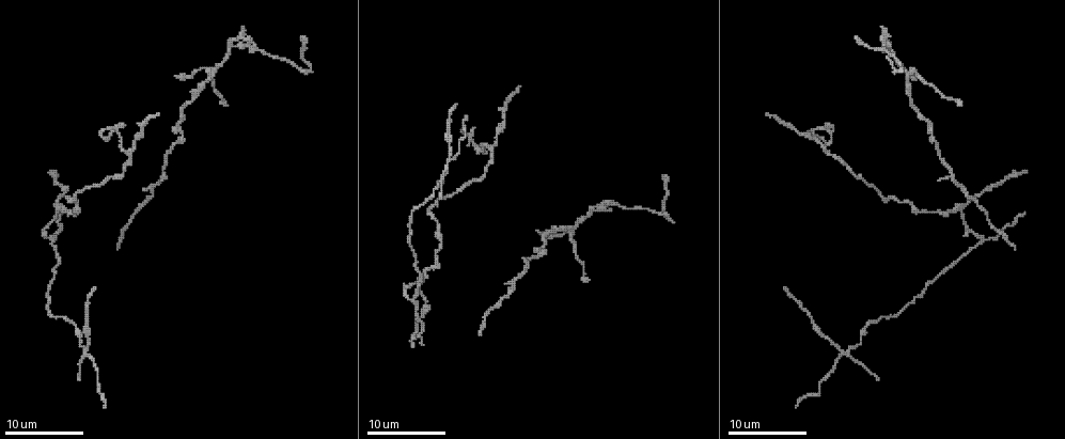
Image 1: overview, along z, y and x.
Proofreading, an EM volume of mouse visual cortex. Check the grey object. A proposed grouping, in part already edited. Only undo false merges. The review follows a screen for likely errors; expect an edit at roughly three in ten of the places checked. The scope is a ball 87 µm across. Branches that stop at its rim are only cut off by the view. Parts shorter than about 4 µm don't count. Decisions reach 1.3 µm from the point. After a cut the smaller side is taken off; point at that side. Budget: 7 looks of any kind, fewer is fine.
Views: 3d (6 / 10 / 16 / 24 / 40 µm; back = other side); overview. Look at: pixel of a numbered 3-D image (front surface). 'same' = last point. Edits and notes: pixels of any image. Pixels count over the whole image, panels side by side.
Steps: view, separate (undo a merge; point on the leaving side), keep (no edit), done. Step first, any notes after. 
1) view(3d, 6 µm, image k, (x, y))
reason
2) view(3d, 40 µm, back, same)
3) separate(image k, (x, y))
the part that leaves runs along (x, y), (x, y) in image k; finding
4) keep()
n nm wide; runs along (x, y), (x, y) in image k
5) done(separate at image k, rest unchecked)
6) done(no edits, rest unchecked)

view(3d, 6 µm, image 1, (827, 151))
branch point

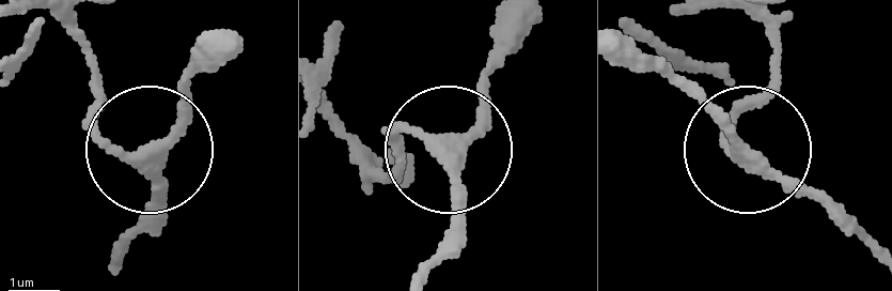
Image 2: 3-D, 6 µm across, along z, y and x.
view(3d, 6 µm, back, image 2, (439, 146))
other side

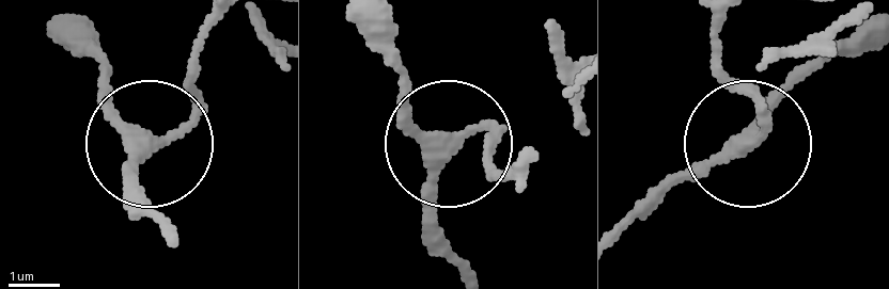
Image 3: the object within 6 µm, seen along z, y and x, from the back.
keep()
260 nm wide; runs along (166, 236), (140, 206), (140, 163), (187, 122), (213, 23) in image 3; all the same neuron

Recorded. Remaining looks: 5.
view(3d, 10 µm, image 1, (573, 231))
looks like a crossing

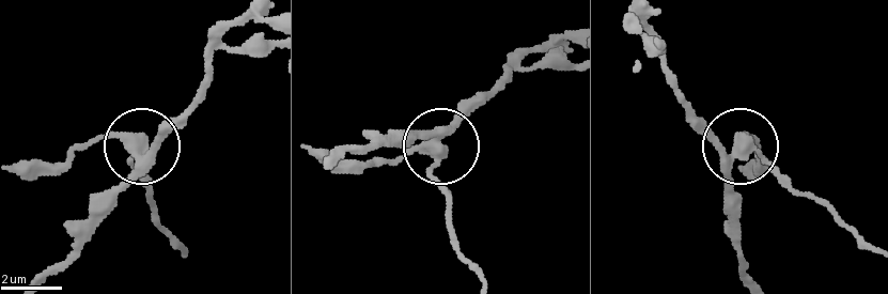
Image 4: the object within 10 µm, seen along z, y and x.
keep()
370 nm wide; runs along (338, 167), (368, 143), (437, 136), (445, 226) in image 4; all the same neuron

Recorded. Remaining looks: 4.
view(3d, 6 µm, image 1, (964, 206))
a fork

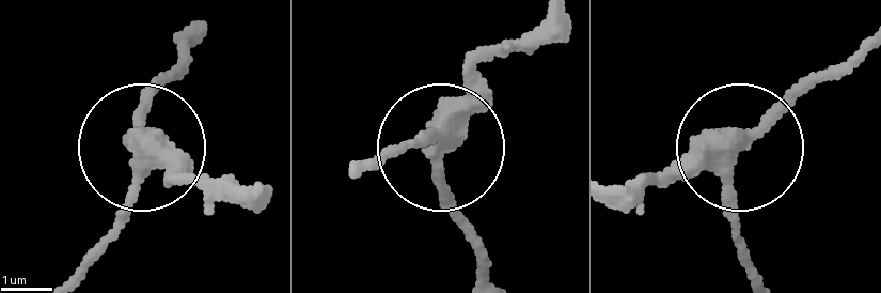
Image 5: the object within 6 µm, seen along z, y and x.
keep()
all the same neuron

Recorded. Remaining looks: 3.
done(no edits, rest unchecked)

